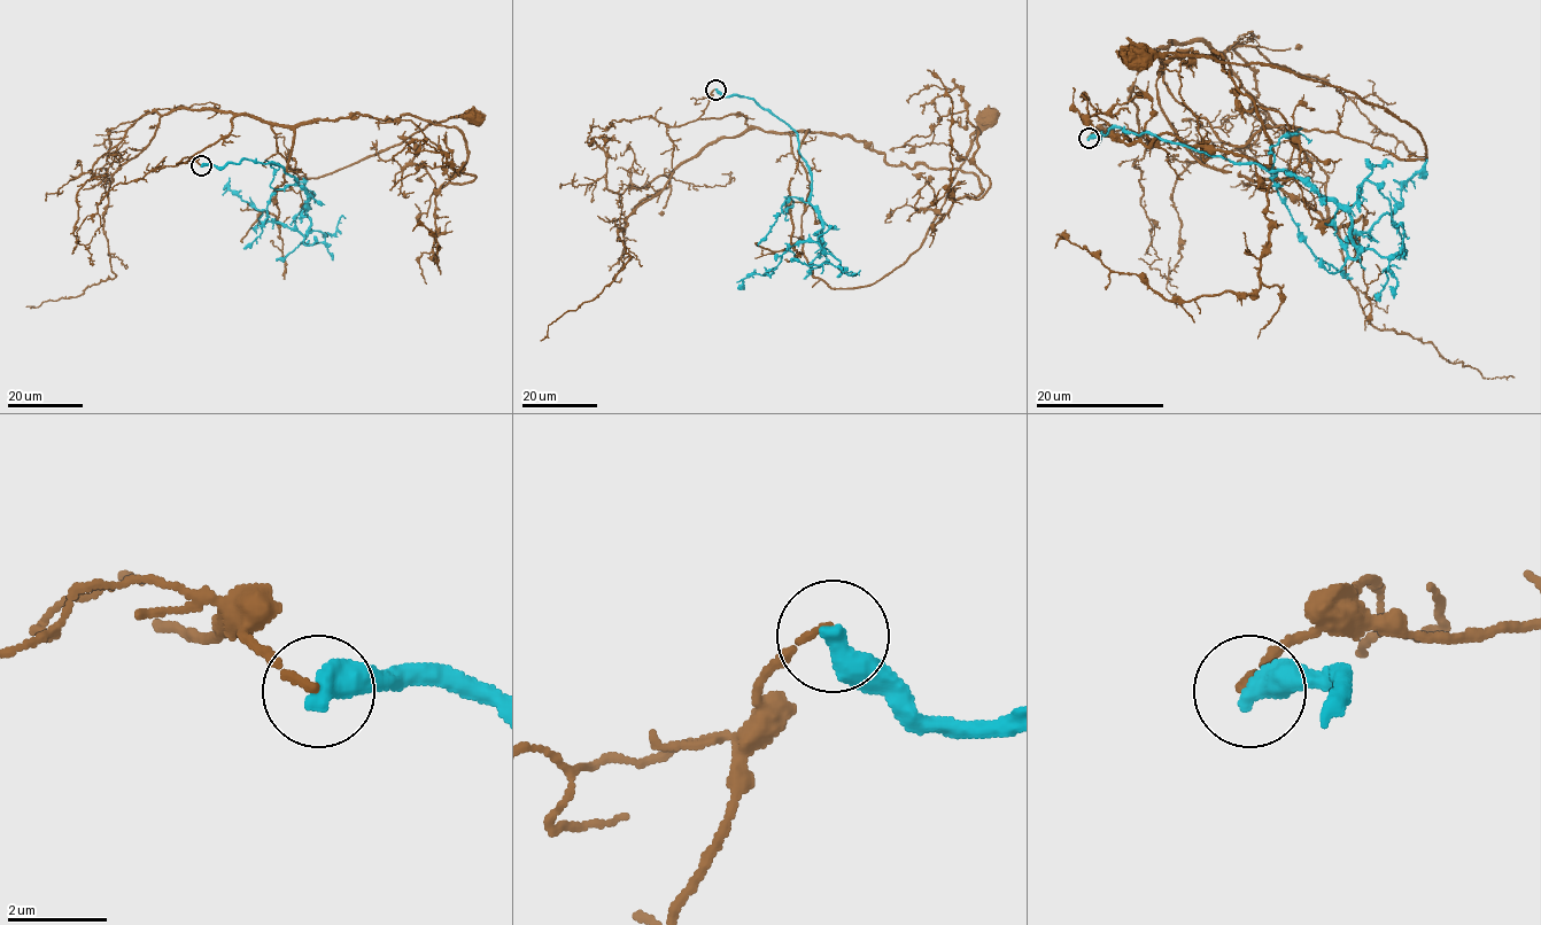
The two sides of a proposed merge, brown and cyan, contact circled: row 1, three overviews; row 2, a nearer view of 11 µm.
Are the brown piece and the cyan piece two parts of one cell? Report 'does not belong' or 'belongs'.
does not belong

